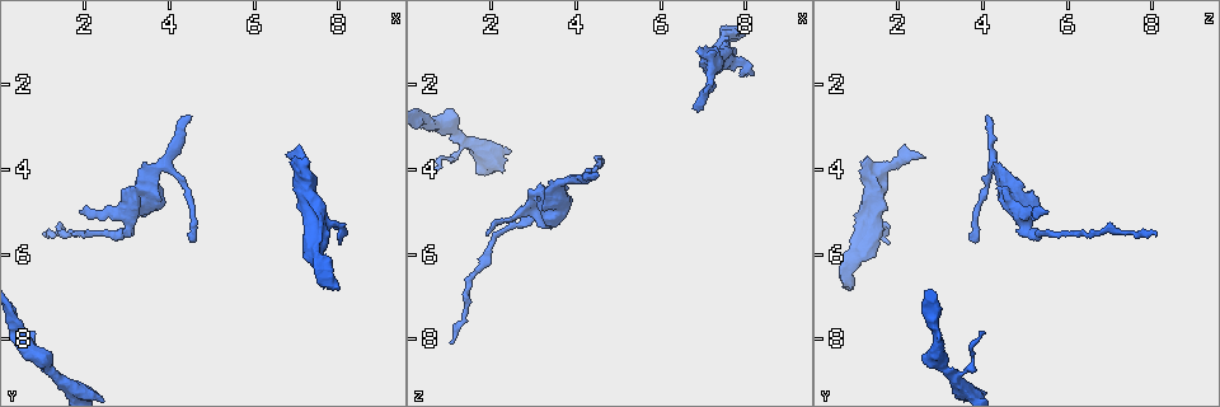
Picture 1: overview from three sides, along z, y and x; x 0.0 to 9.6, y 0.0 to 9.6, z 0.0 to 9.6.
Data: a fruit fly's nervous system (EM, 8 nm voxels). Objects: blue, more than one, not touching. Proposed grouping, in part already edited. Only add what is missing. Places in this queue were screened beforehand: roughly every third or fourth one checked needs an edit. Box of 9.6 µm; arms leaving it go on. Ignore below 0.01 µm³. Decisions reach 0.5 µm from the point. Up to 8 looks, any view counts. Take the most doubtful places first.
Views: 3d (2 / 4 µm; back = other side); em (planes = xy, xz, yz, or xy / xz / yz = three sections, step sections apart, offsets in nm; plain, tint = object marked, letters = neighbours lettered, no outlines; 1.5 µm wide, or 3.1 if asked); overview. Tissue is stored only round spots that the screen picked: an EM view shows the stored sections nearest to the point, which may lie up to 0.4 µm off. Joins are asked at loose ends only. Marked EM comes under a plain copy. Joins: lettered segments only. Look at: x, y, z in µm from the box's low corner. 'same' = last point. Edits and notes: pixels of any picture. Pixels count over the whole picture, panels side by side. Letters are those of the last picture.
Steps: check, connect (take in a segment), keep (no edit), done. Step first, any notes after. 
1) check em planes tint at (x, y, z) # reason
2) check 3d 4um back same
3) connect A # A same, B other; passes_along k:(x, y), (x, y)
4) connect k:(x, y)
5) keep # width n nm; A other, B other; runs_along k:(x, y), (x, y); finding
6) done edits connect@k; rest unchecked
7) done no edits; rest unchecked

check em xz step 4 tint at (0.60, 7.80, 3.95) # tapers out

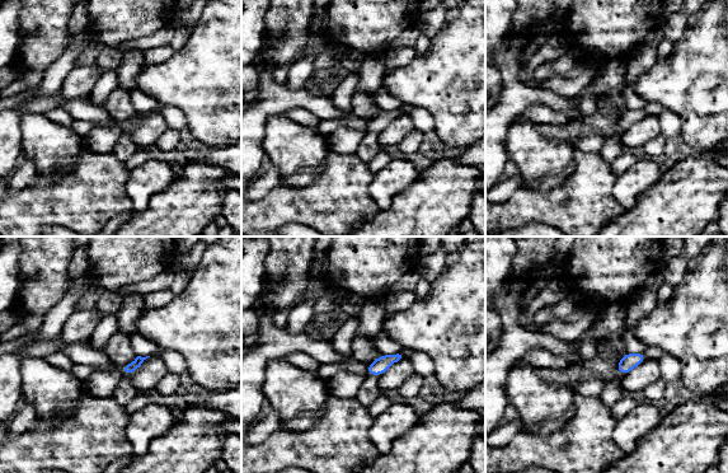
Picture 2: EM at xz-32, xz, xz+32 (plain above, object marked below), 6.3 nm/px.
check em xz step 4 letters same

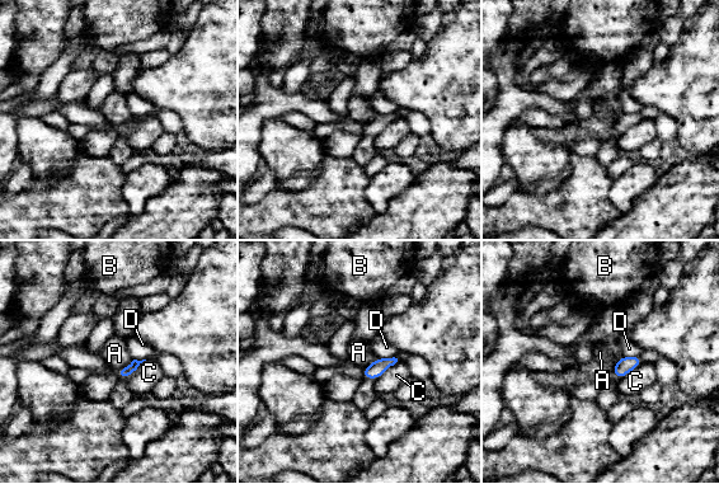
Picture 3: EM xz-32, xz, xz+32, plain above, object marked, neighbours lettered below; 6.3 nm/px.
keep # A other, B other, C other, D other; border 3:(134, 360), (117, 371); no lettered segment goes on from it

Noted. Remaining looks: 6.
check em planes letters at (6.95, 3.90, 1.10) # stops while still wide

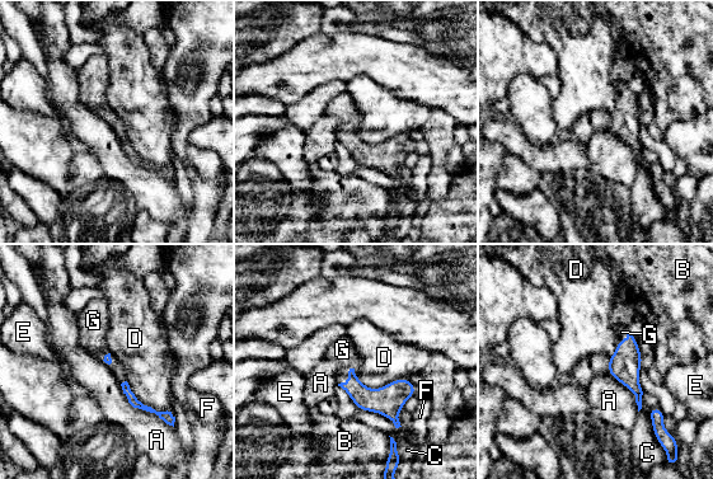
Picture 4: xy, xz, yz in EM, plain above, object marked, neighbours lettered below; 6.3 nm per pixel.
connect G # A other, B other, C other, D other, E other, F other, G same; the cell continues

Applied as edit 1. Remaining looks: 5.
check 3d 4um at (7.95, 5.75, 1.85) # tapers out

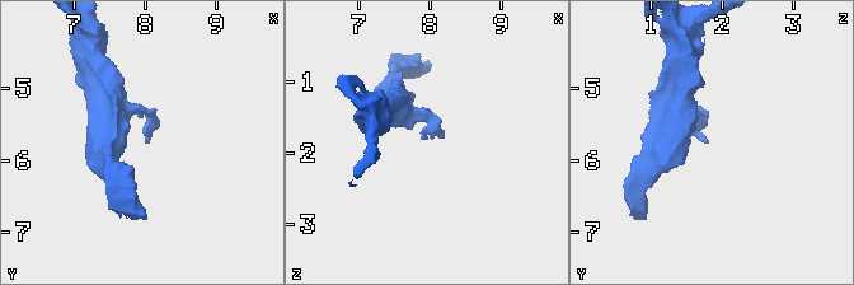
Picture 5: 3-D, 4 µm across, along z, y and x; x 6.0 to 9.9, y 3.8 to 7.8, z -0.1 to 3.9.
check em planes letters at (8.00, 5.75, 1.75) # now the EM

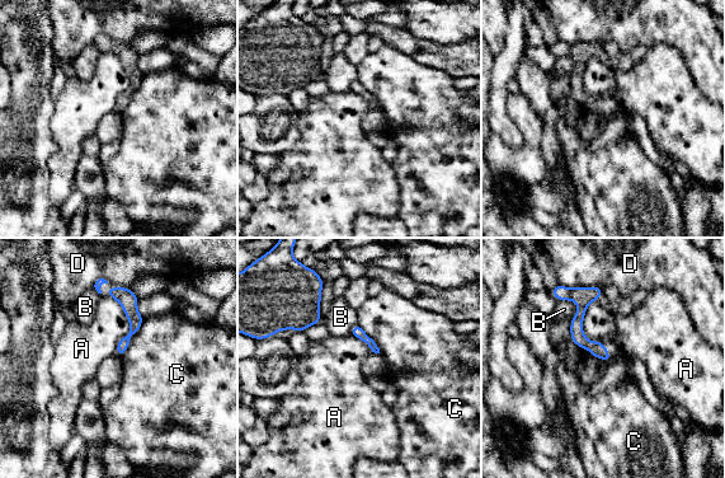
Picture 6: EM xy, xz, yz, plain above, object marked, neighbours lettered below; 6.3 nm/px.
keep # longest_contact A 380 nm; A other, B other, C other, D other; runs_along 6:(564, 295), (580, 303), (578, 334), (607, 357); no lettered segment goes on from it

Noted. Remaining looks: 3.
done edits connect@4; rest unchecked

